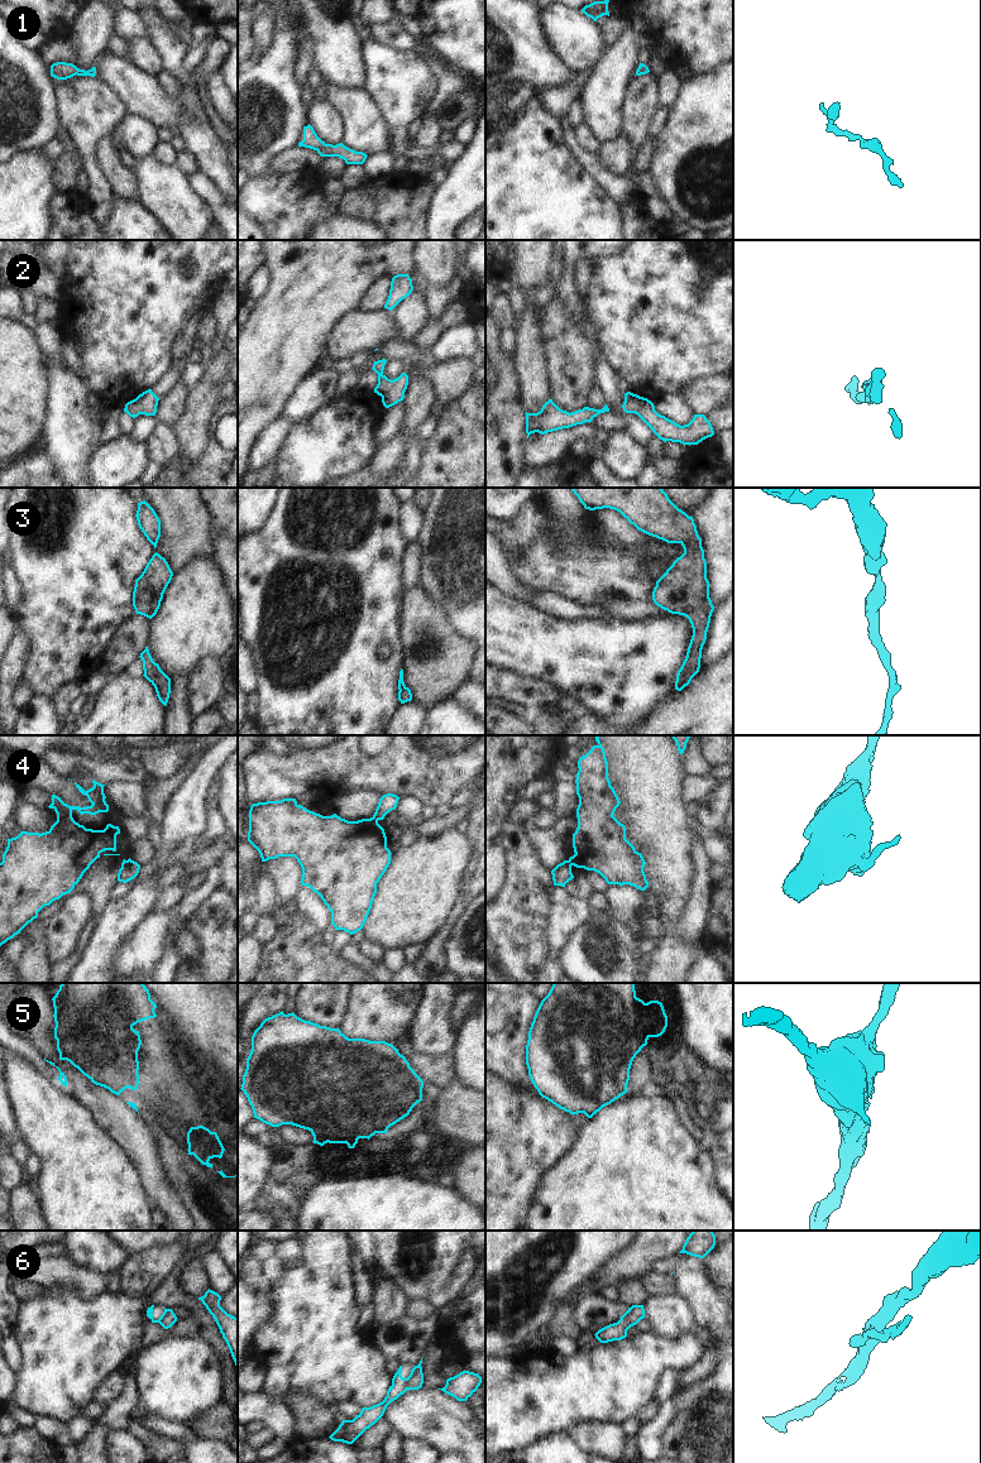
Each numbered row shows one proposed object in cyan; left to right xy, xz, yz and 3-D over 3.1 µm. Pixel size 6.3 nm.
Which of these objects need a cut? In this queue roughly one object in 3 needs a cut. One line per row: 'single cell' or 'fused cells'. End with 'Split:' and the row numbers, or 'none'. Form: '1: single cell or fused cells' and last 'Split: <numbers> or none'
1: single cell
2: single cell
3: single cell
4: fused cells
5: single cell
6: fused cells
Split: 4, 6

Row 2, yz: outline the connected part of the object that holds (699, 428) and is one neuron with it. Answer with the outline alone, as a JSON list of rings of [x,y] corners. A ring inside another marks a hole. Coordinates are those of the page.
[[[631,392],[625,393],[622,408],[626,413],[637,414],[664,442],[671,441],[690,446],[714,435],[712,424],[704,414],[694,414],[688,424],[680,426],[659,414],[651,400]]]

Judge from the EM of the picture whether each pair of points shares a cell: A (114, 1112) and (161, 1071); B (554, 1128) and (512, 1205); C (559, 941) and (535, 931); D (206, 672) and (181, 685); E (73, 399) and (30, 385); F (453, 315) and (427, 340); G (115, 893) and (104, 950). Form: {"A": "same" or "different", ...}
{"A": "different", "B": "same", "C": "different", "D": "different", "E": "different", "F": "same", "G": "different"}

